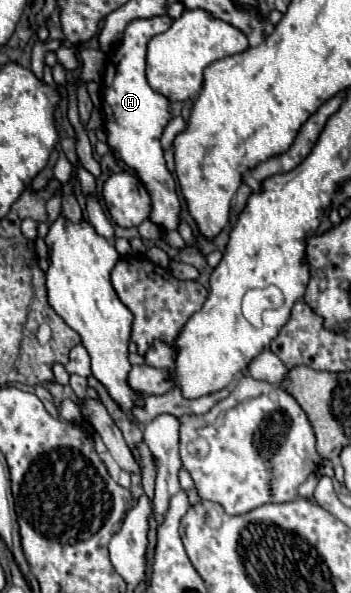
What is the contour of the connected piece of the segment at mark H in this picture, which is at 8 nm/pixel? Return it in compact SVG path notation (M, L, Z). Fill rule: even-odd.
M153 16L147 20L133 20L123 34L119 48L111 54L105 78L103 78L103 112L107 114L107 142L113 148L113 154L121 158L127 166L131 166L139 180L151 194L153 212L151 222L155 222L163 230L175 230L179 224L179 198L175 192L175 180L165 168L163 148L159 138L163 128L167 126L169 114L169 100L157 92L153 92L145 80L145 48L147 42L155 36L165 32L171 26L169 16Z

